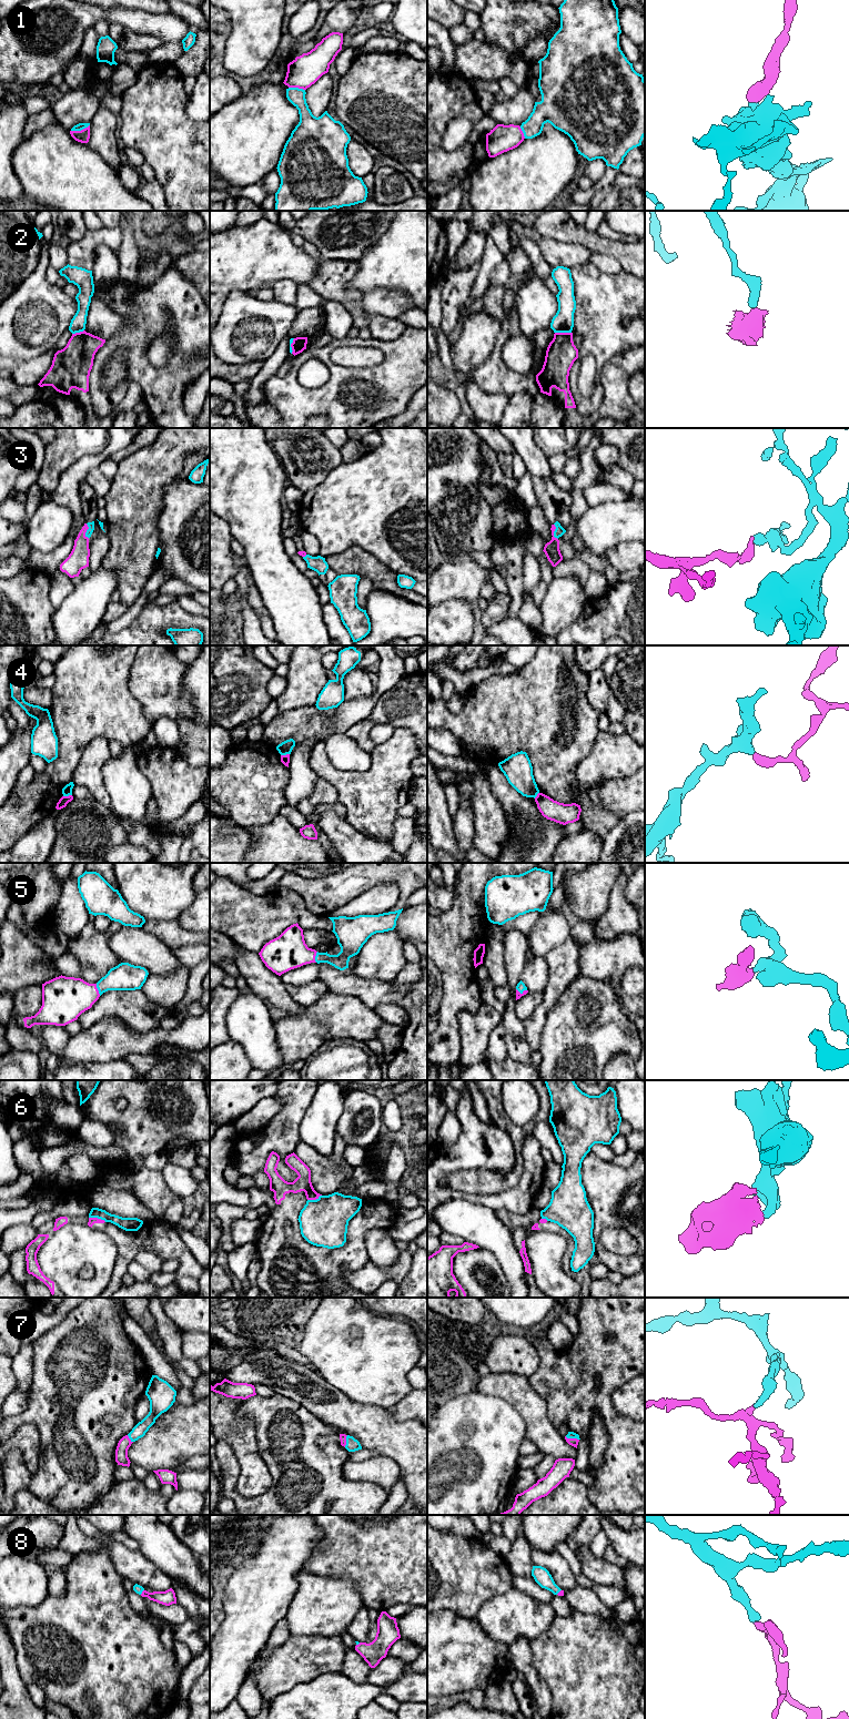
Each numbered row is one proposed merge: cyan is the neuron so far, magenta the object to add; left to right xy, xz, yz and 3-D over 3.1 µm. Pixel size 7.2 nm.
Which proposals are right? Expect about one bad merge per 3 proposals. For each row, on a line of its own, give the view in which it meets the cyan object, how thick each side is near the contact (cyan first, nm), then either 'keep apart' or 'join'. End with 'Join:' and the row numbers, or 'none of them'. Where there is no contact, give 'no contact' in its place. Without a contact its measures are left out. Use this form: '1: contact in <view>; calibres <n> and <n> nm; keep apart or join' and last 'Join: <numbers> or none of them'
1: contact in xy; calibres 50 and 90 nm; keep apart
2: contact in yz; calibres 160 and 220 nm; keep apart
3: contact in yz; calibres 70 and 110 nm; join
4: contact in xy; calibres 70 and 70 nm; keep apart
5: contact in xy; calibres 200 and 320 nm; join
6: contact in xy; calibres 100 and 50 nm; keep apart
7: contact in yz; calibres 50 and 60 nm; join
8: contact in xy; calibres 60 and 110 nm; join
Join: 3, 5, 7, 8

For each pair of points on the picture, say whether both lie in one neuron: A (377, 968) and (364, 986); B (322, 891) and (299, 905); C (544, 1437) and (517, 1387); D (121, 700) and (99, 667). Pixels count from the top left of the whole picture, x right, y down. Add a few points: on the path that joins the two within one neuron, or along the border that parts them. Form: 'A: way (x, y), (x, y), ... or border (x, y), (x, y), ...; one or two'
A: border (357, 955), (354, 967), (357, 975), (391, 982); two
B: border (280, 889), (296, 892), (311, 912), (325, 916); two
C: way (538, 1425), (533, 1409), (525, 1400); one
D: way (113, 692), (99, 678), (99, 674); one

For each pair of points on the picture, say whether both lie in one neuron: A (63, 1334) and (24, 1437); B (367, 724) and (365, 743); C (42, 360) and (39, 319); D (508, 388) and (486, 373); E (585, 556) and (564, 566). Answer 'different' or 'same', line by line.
A: different
B: same
C: different
D: same
E: different

